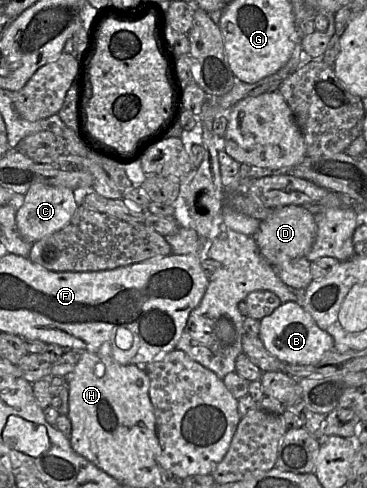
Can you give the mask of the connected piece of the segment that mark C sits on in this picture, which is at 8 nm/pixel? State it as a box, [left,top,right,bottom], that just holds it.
[17,184,78,243]

